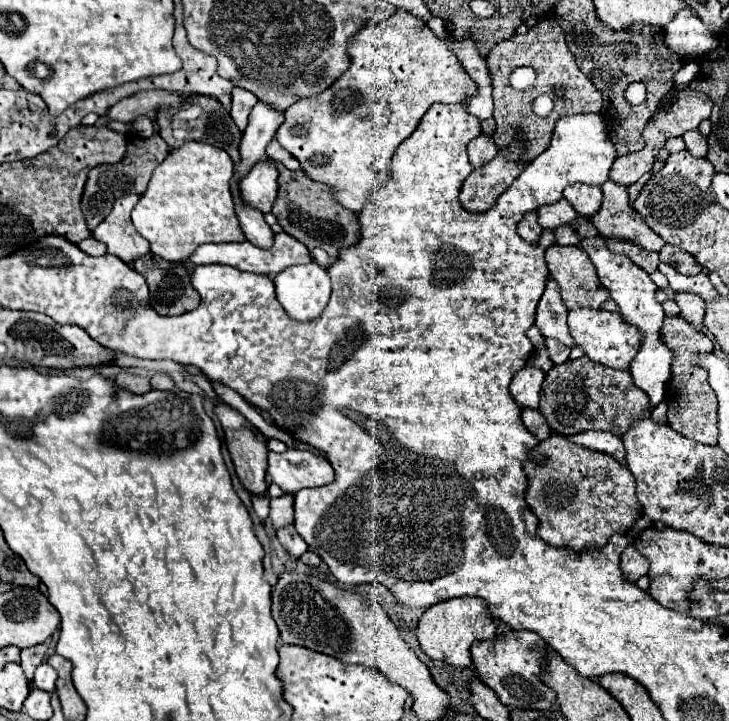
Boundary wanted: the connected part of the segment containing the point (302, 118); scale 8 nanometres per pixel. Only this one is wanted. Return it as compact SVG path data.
M398 9L390 19L384 19L380 23L368 23L350 43L350 49L348 49L348 55L352 59L352 65L350 69L332 85L328 87L326 91L322 91L320 95L312 95L308 99L300 99L298 103L294 103L292 107L286 109L286 119L284 123L278 127L276 131L276 139L278 143L292 155L300 161L300 167L302 171L312 179L312 181L318 181L318 183L324 183L332 189L332 199L336 203L340 203L342 207L346 207L348 211L352 213L360 213L360 207L364 207L364 199L368 197L368 191L376 189L376 183L382 183L386 179L386 173L388 173L388 163L396 151L396 147L412 135L412 131L418 127L422 115L430 109L430 105L434 103L462 103L470 93L472 93L472 79L468 79L468 75L464 75L464 71L460 71L460 65L456 63L456 57L444 47L444 43L432 33L432 29L426 25L426 21L414 17L412 13L404 11L404 9Z

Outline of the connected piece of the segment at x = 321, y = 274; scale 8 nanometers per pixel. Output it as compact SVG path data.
M316 261L284 269L274 285L280 305L296 321L316 319L330 299L330 277Z

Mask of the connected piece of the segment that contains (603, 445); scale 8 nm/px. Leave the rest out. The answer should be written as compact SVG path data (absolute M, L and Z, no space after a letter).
M584 431L580 435L574 435L574 443L580 443L582 447L590 447L590 449L596 449L602 453L608 453L618 461L622 461L626 457L622 439L612 435L612 433L606 433L606 431Z

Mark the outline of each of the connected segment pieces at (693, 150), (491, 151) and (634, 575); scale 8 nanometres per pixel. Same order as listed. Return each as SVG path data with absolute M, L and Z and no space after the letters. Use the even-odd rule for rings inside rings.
M698 129L694 131L688 131L688 135L684 135L684 141L686 141L686 149L690 155L694 155L697 158L705 158L708 153L708 143L706 139L700 135Z
M482 133L468 143L468 157L470 157L472 167L476 167L476 169L486 165L488 161L492 161L492 157L496 157L496 155L498 155L498 147L490 135Z
M634 541L624 549L622 553L622 571L624 571L624 577L628 581L636 581L640 579L642 575L648 573L648 559L644 555L640 555L640 551L636 549Z

